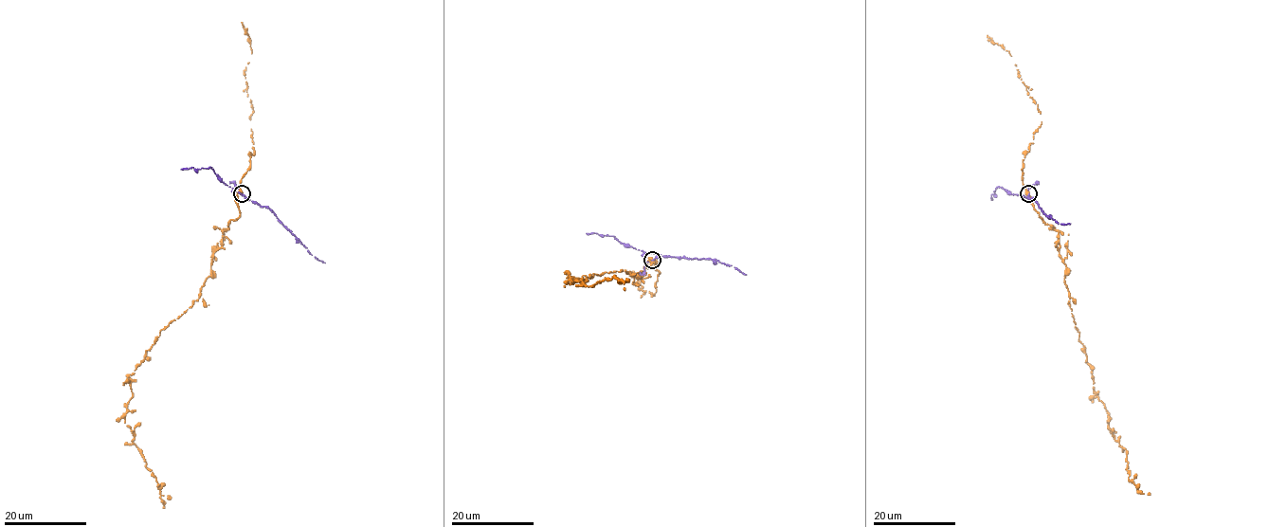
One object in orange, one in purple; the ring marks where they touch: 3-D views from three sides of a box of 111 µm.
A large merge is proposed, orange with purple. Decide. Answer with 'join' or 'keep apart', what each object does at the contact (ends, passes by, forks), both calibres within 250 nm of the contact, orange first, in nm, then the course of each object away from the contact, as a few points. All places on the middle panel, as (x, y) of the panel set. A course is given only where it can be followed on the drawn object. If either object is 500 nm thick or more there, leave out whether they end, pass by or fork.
keep apart; orange passes by; purple passes by; calibres 360 and 130 nm; course orange (652, 260), (642, 280), (641, 272), (634, 278), (623, 270), (570, 277), (589, 286), (614, 275), (625, 290); course purple (652, 260), (662, 256), (716, 259), (746, 274)

